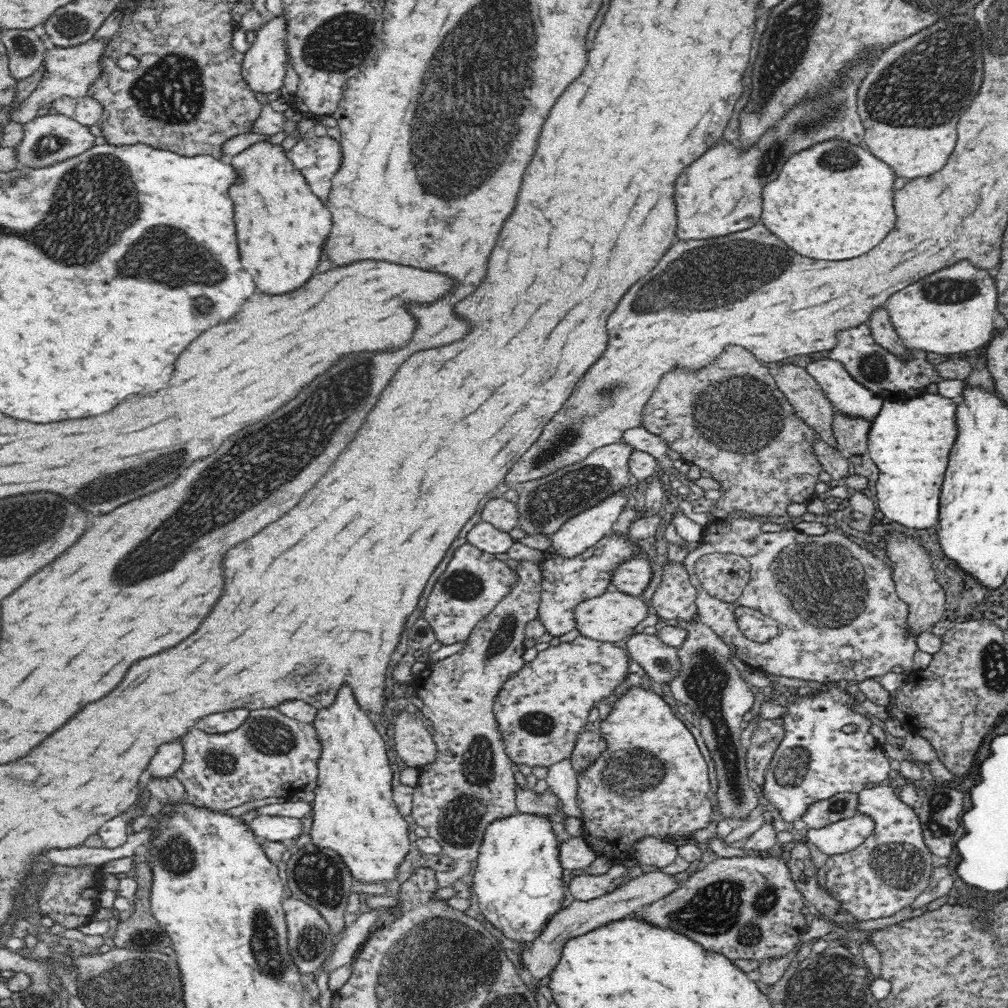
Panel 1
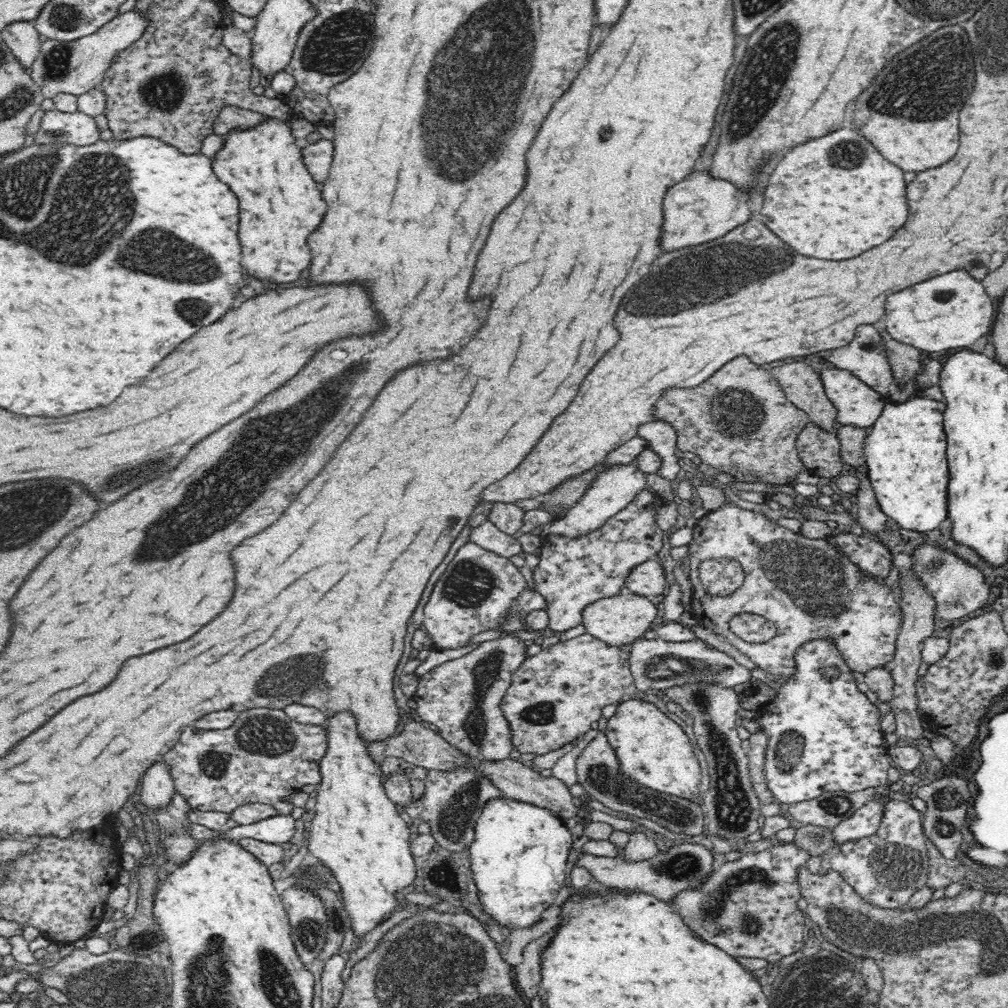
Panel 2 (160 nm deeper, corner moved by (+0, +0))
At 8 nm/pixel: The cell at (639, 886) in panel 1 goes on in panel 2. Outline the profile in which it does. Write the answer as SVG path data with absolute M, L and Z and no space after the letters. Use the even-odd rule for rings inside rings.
M554 926L554 930L542 934L534 942L530 942L524 948L524 962L514 968L515 981L518 988L524 990L526 996L534 996L540 990L540 980L542 980L542 956L544 950L552 944L556 932L560 926Z

